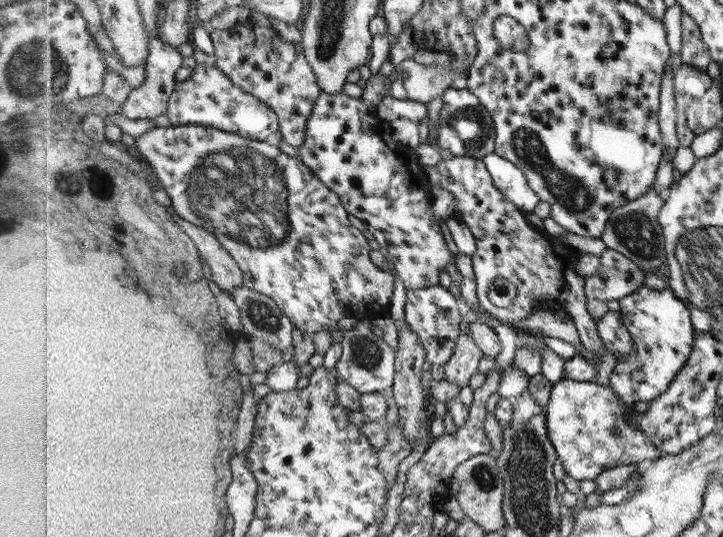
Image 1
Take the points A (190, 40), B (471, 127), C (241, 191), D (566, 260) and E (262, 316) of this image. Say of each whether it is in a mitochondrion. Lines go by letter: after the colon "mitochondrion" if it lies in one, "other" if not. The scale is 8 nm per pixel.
A: other
B: mitochondrion
C: mitochondrion
D: other
E: mitochondrion

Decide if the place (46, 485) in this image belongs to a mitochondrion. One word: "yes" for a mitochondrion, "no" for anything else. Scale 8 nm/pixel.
no

